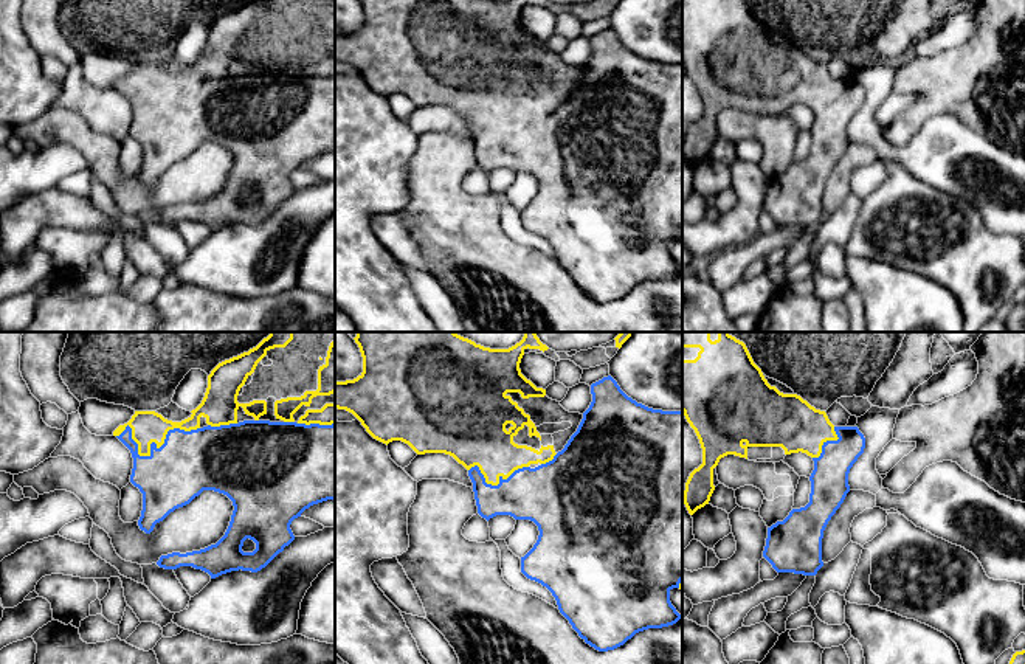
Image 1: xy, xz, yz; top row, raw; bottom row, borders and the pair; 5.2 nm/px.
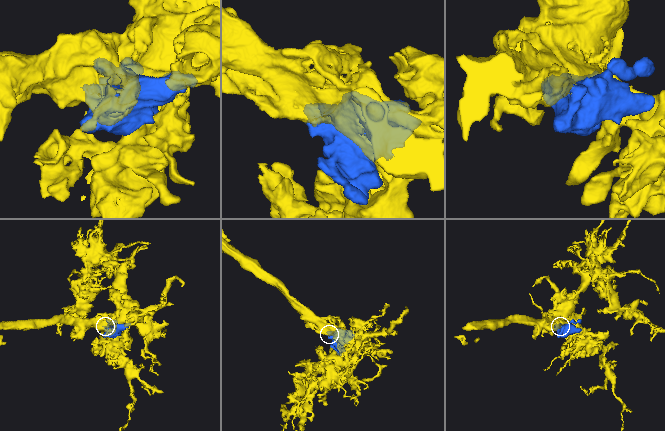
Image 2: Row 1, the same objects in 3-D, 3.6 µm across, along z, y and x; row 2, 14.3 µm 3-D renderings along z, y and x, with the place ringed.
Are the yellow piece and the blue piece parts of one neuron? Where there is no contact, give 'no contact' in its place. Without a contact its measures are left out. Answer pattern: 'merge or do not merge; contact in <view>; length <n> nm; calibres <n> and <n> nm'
merge; contact in xy; length 440 nm; calibres 170 and 320 nm

